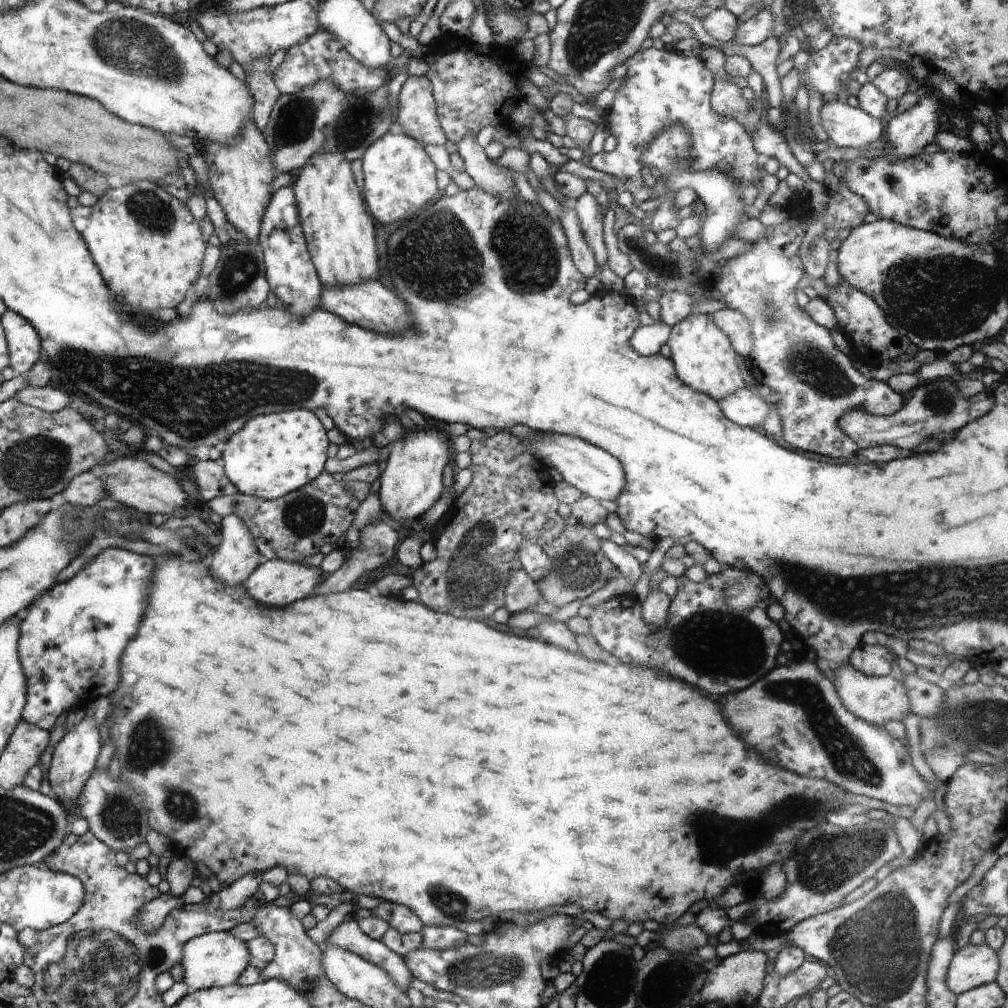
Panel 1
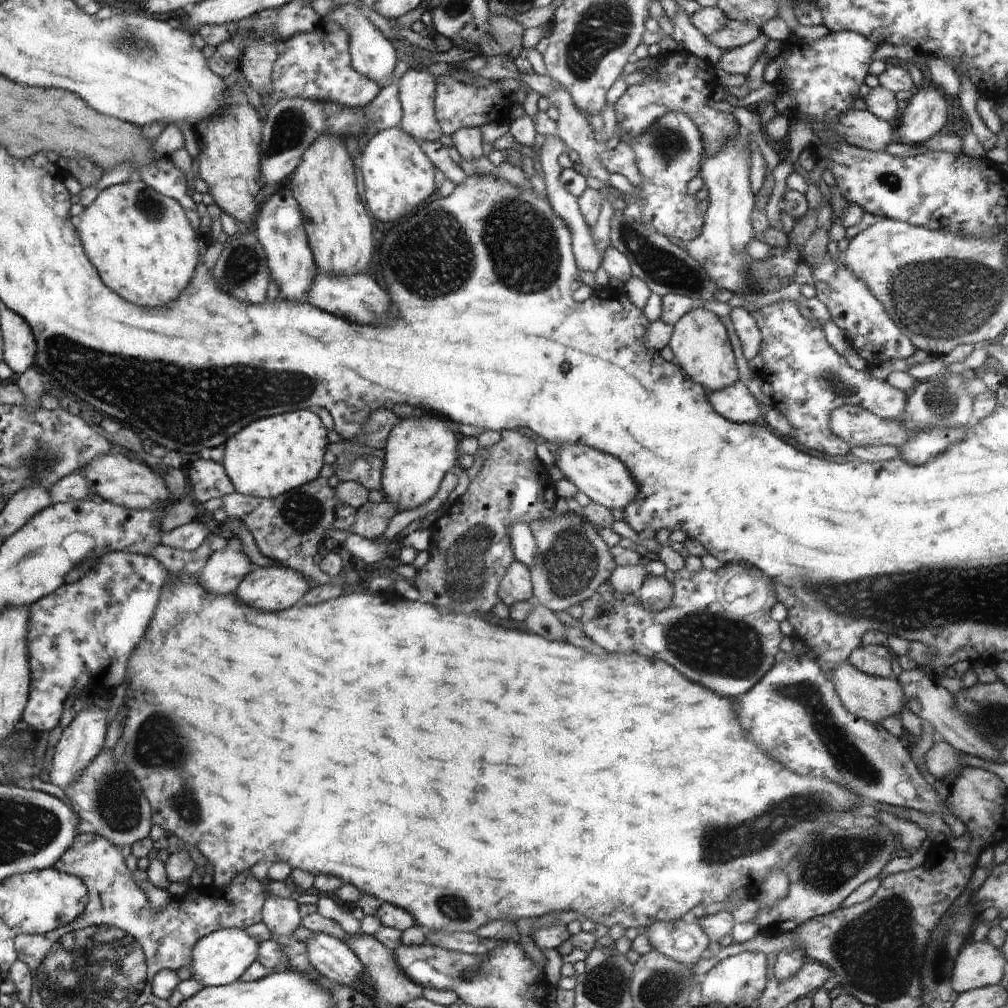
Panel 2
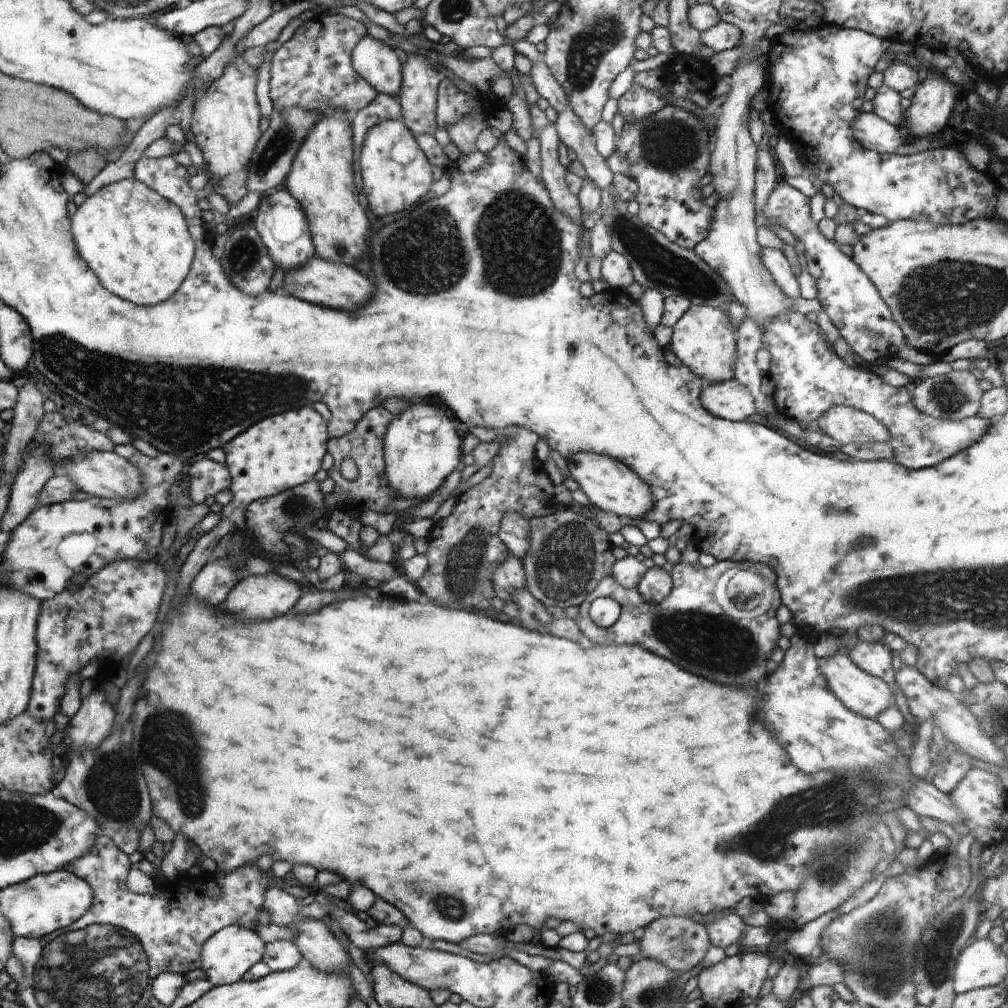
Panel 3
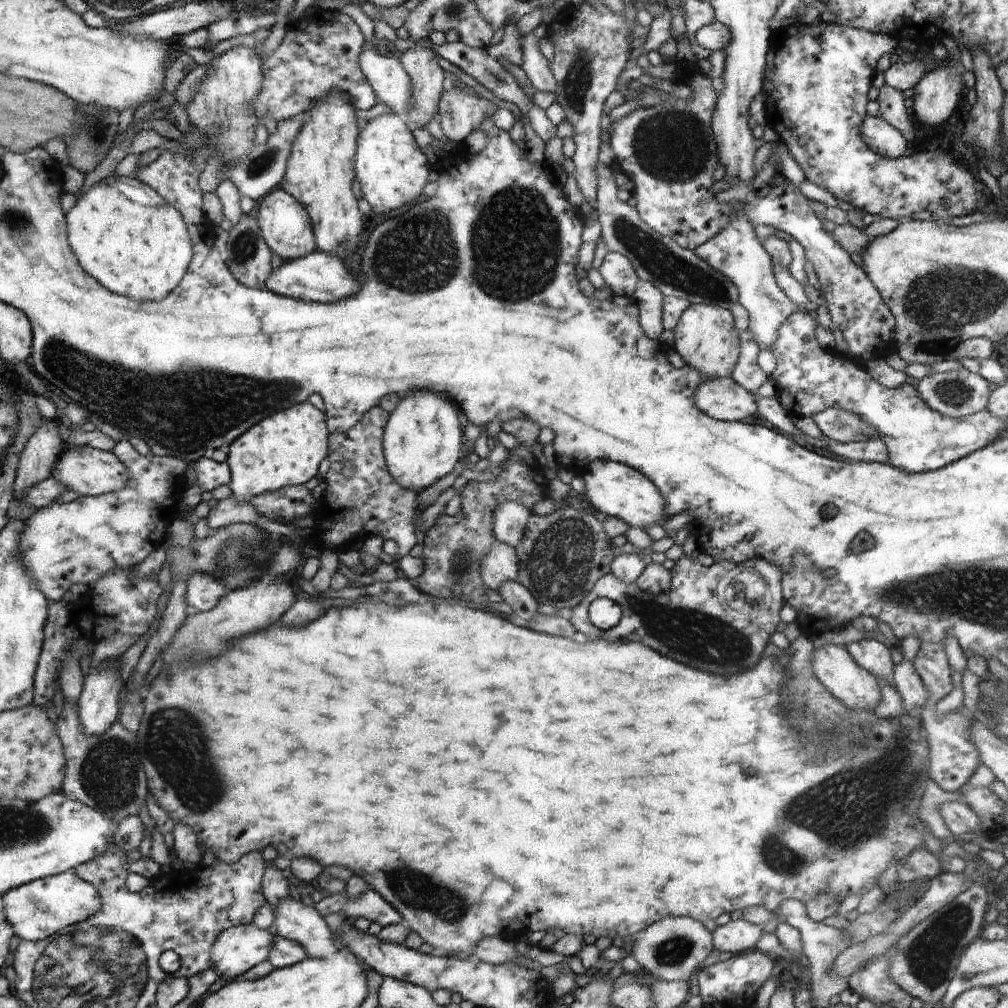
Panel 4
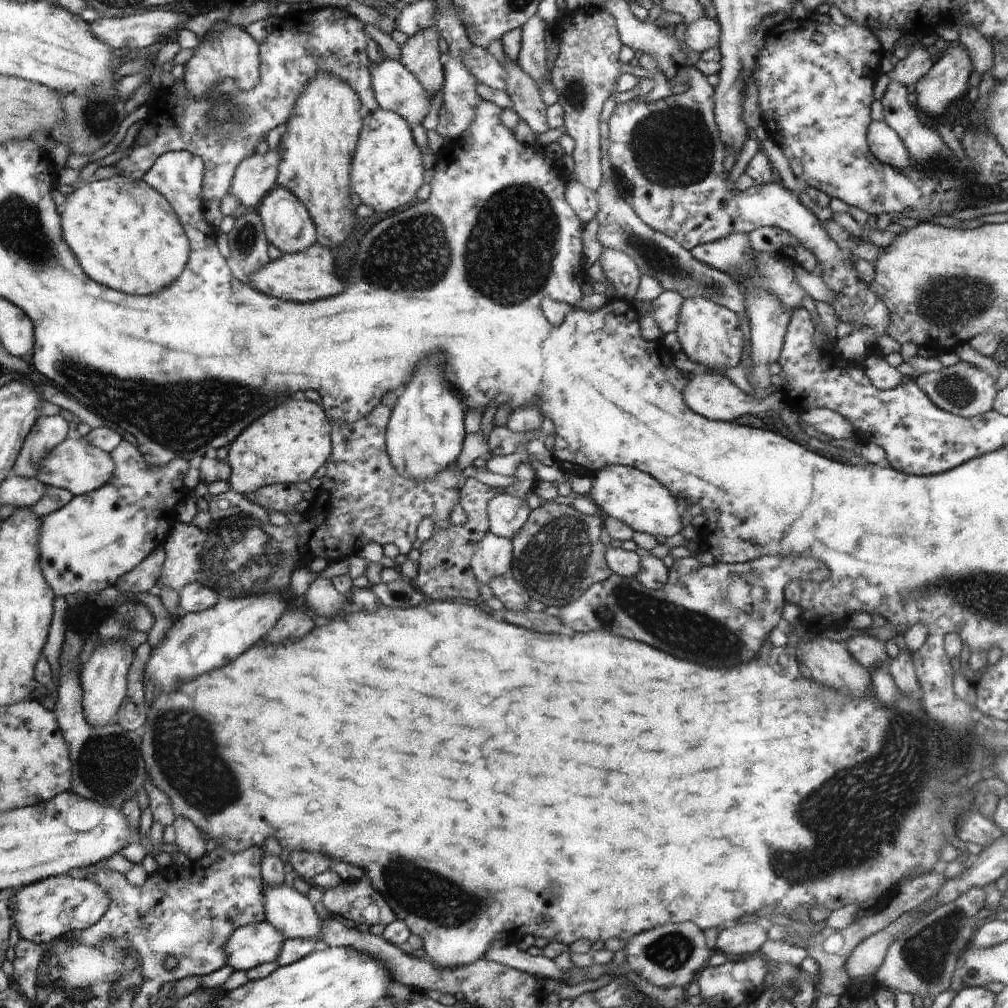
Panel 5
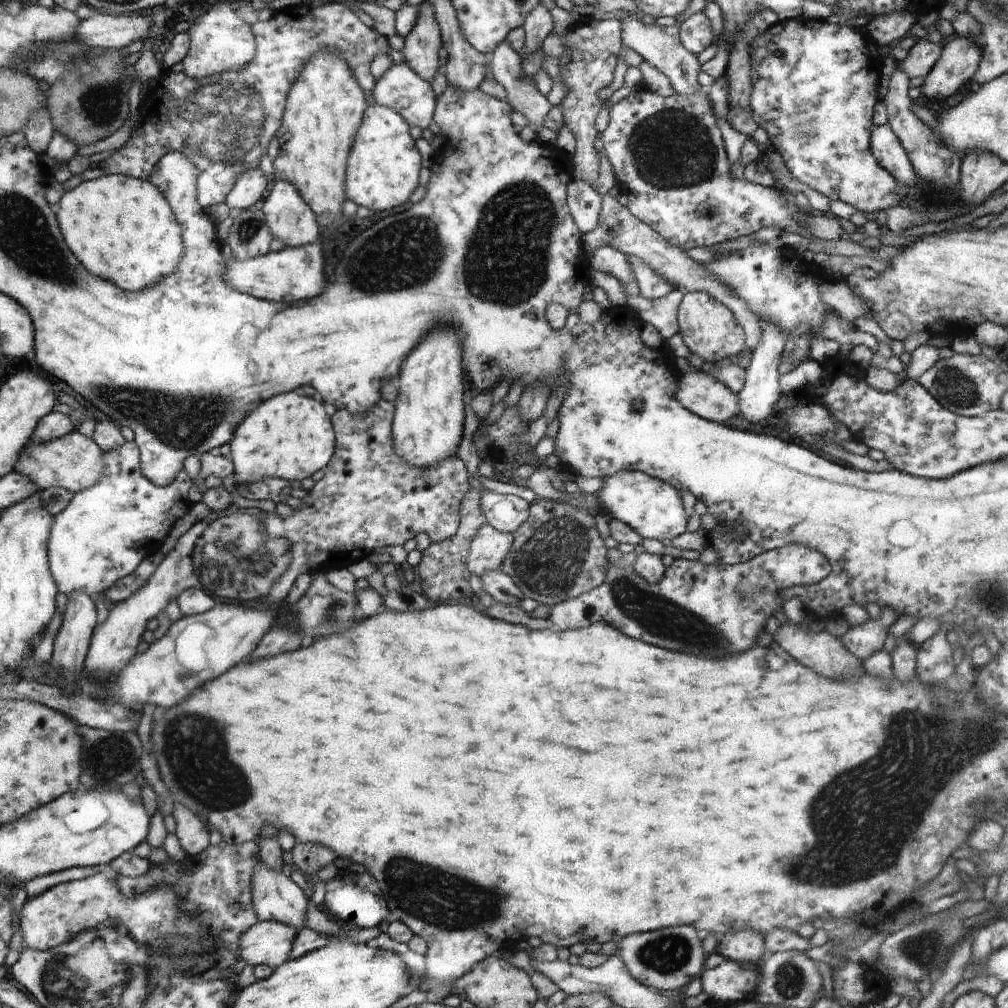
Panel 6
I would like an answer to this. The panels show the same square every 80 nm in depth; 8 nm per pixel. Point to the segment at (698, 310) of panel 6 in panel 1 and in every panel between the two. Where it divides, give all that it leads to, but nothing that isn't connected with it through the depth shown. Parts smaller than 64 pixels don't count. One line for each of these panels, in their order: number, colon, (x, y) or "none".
1: (704, 360)
2: (700, 342)
3: (703, 340)
4: (705, 337)
5: (708, 333)

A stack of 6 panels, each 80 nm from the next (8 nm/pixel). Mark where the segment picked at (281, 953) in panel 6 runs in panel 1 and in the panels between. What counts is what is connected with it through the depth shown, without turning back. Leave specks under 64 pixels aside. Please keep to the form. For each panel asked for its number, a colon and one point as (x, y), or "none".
1: (216, 959)
2: (218, 959)
3: (227, 956)
4: (241, 947)
5: (253, 944)

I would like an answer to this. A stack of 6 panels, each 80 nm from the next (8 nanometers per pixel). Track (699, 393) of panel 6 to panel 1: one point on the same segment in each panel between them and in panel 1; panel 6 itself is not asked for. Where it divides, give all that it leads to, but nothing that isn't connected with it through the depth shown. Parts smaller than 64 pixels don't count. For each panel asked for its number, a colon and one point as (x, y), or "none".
1: (745, 407)
2: (736, 403)
3: (731, 400)
4: (724, 399)
5: (714, 396)

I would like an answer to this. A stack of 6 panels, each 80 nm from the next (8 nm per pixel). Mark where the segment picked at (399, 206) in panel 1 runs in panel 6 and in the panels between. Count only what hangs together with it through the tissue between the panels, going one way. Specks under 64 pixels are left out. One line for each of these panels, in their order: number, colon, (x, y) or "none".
2: (398, 177)
3: (393, 171)
4: (391, 170)
5: (387, 170)
6: (383, 168)

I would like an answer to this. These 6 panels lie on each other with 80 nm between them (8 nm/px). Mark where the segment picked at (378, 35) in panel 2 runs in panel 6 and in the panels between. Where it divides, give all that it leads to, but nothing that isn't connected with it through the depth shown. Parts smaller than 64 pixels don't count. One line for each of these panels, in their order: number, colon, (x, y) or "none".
3: (376, 62)
4: (390, 82)
5: (395, 88)
6: (400, 88)

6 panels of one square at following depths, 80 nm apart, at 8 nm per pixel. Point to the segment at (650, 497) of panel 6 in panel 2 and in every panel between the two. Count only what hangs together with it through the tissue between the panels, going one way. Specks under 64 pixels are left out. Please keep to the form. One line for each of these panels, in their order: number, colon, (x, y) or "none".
2: (603, 478)
3: (610, 485)
4: (615, 489)
5: (637, 499)

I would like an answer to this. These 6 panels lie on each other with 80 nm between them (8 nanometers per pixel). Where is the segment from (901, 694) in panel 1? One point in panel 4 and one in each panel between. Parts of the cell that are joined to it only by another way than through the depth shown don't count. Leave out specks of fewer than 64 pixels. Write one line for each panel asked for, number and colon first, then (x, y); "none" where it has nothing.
2: (872, 698)
3: (865, 695)
4: (857, 688)

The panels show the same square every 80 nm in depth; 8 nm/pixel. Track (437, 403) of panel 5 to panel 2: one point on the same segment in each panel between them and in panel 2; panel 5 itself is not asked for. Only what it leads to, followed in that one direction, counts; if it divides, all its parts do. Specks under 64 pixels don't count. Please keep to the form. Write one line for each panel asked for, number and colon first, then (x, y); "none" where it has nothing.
2: (420, 450)
3: (421, 447)
4: (423, 441)

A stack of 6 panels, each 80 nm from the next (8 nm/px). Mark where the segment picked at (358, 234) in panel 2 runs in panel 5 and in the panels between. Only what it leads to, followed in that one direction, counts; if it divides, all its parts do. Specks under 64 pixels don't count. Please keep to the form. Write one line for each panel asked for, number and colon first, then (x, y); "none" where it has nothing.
3: (324, 176)
4: (321, 173)
5: (319, 141)

